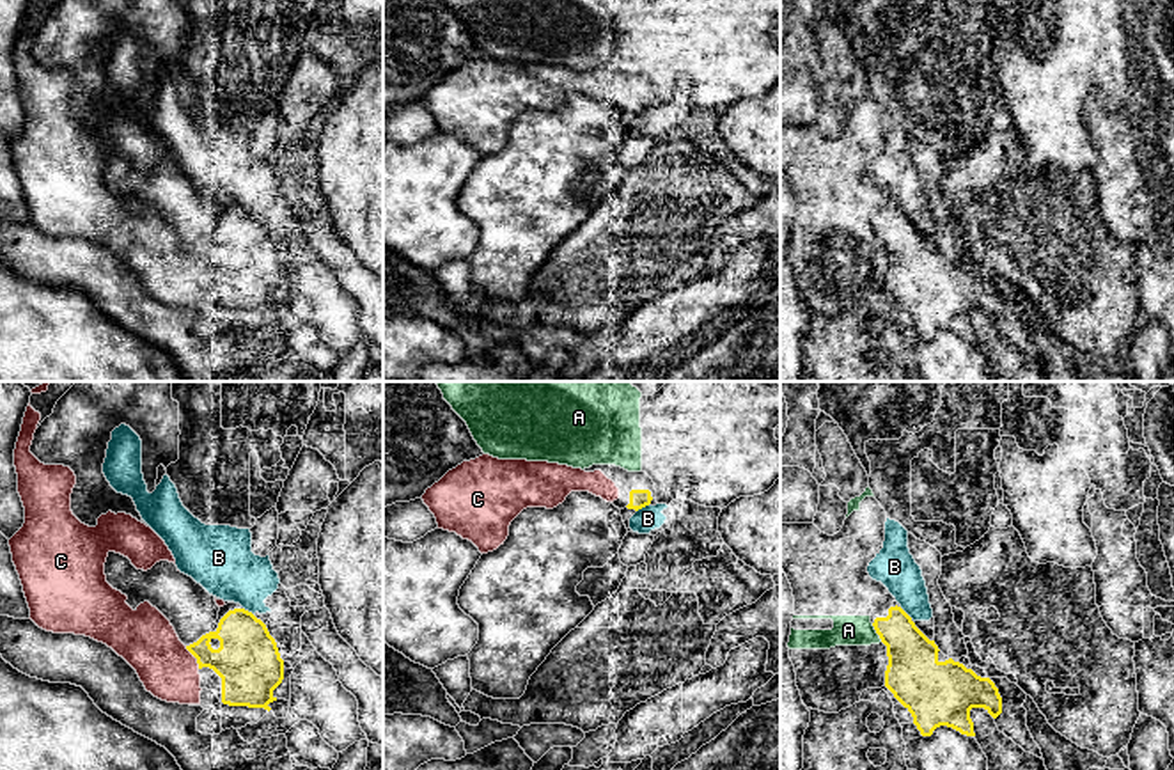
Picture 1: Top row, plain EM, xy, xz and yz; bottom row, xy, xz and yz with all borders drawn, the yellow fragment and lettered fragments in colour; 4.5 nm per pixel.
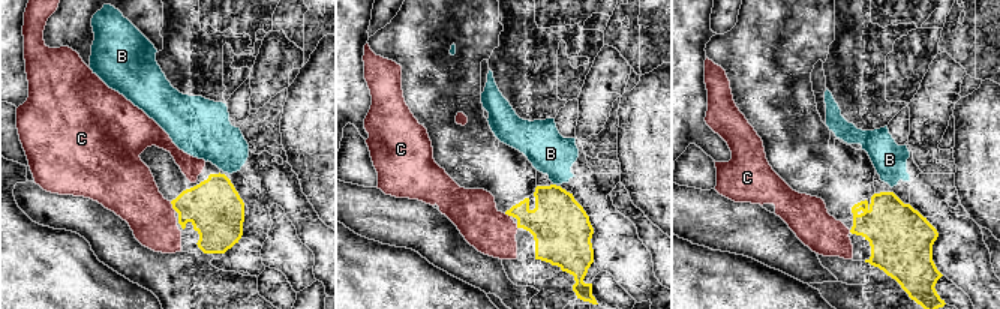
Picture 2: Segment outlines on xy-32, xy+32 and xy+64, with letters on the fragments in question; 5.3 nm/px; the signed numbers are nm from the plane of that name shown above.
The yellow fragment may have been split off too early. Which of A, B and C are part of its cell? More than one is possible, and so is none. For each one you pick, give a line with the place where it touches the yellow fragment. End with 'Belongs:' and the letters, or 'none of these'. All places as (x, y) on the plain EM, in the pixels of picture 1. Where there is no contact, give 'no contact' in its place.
C: contact xy (194, 258)
Belongs: C

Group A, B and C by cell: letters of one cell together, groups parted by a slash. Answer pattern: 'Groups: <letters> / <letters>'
Groups: A / B / C

